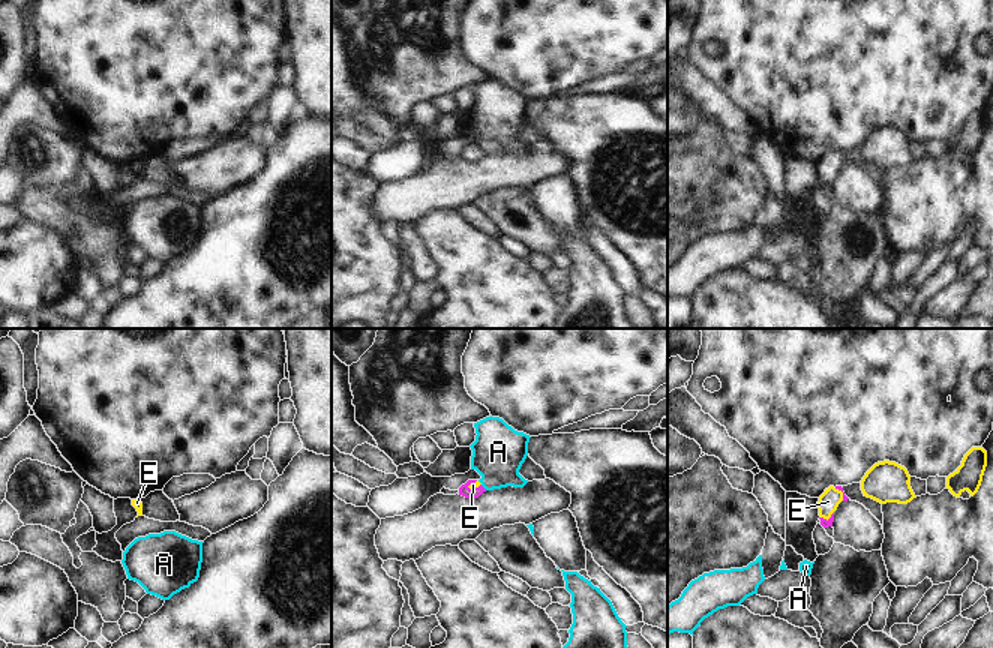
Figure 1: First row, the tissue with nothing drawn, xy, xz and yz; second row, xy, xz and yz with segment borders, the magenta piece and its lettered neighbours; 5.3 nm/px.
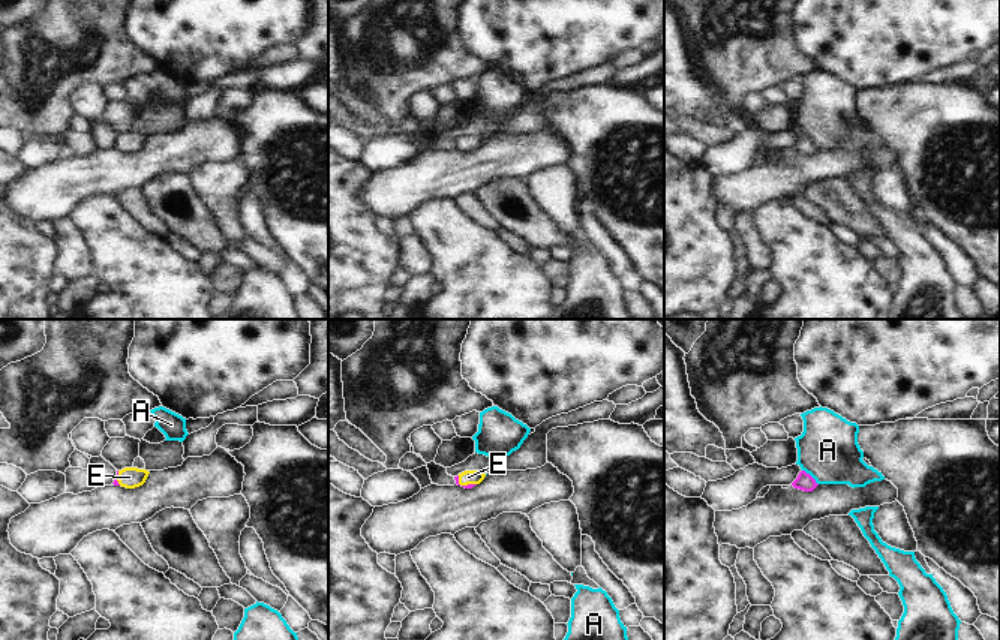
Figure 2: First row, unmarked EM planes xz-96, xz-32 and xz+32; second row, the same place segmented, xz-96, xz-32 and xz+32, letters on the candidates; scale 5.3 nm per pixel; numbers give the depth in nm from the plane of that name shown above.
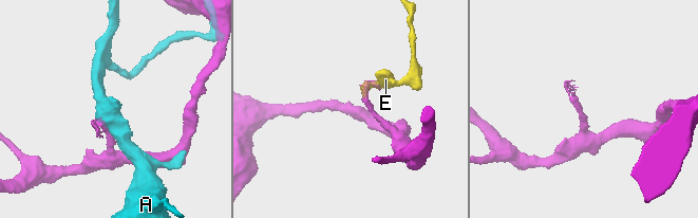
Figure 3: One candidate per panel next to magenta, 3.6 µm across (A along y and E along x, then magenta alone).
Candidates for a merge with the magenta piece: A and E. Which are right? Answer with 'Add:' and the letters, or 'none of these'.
Add: E

